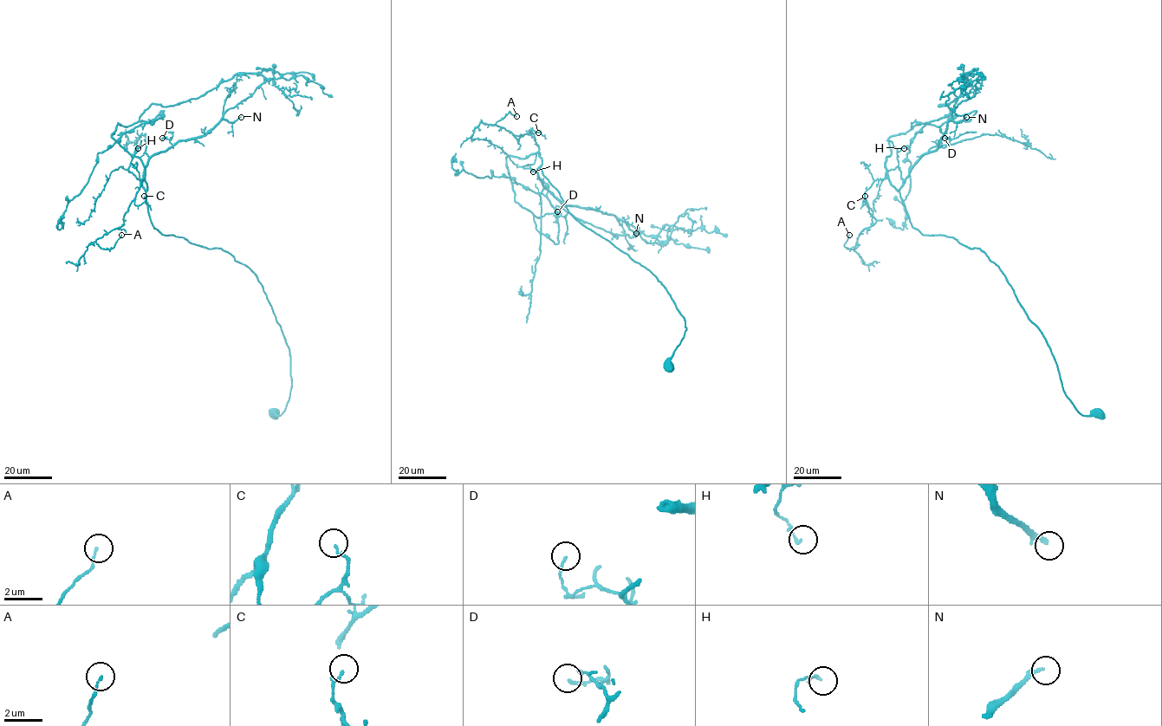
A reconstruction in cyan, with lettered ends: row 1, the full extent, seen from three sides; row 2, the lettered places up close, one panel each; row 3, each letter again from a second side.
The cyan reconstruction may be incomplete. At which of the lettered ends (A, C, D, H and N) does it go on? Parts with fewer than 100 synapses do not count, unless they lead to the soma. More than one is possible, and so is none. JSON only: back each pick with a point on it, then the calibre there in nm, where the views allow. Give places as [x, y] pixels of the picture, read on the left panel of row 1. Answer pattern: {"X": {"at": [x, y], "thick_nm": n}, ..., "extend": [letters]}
{"N": {"at": [241, 117], "thick_nm": 200}, "extend": ["N"]}

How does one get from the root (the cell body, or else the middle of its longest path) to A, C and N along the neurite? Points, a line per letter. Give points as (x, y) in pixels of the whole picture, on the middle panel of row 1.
A: (667, 365), (686, 329), (675, 302), (568, 211), (531, 132), (518, 143), (490, 125), (516, 116)
C: (667, 365), (686, 329), (684, 317), (652, 273), (568, 211), (541, 170), (539, 146), (529, 130), (538, 132)
N: (667, 365), (686, 328), (666, 289), (583, 225), (541, 167), (535, 171), (563, 204), (613, 214), (636, 233)

